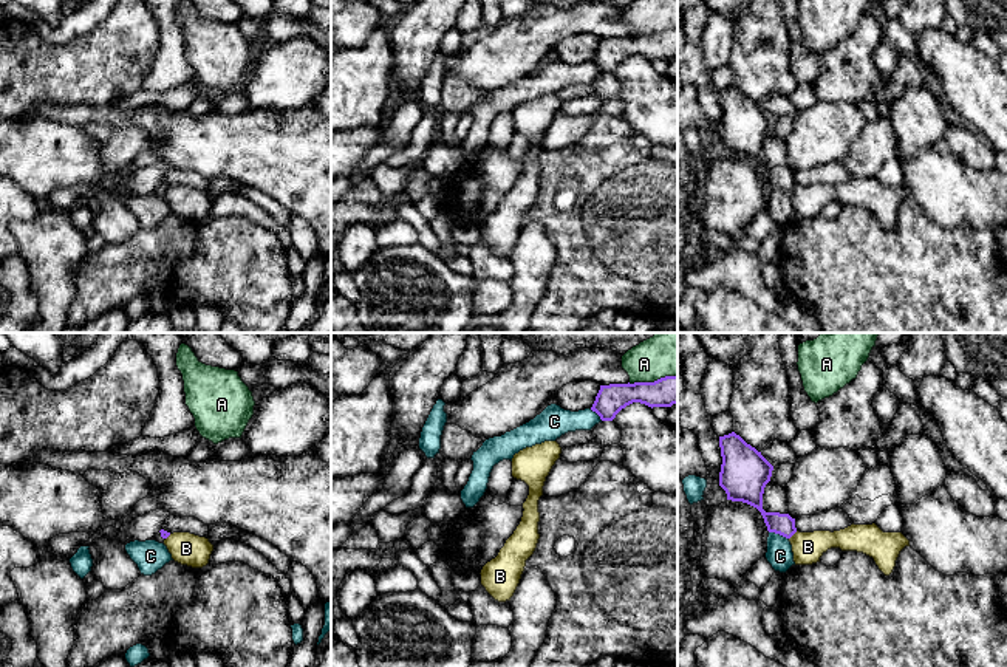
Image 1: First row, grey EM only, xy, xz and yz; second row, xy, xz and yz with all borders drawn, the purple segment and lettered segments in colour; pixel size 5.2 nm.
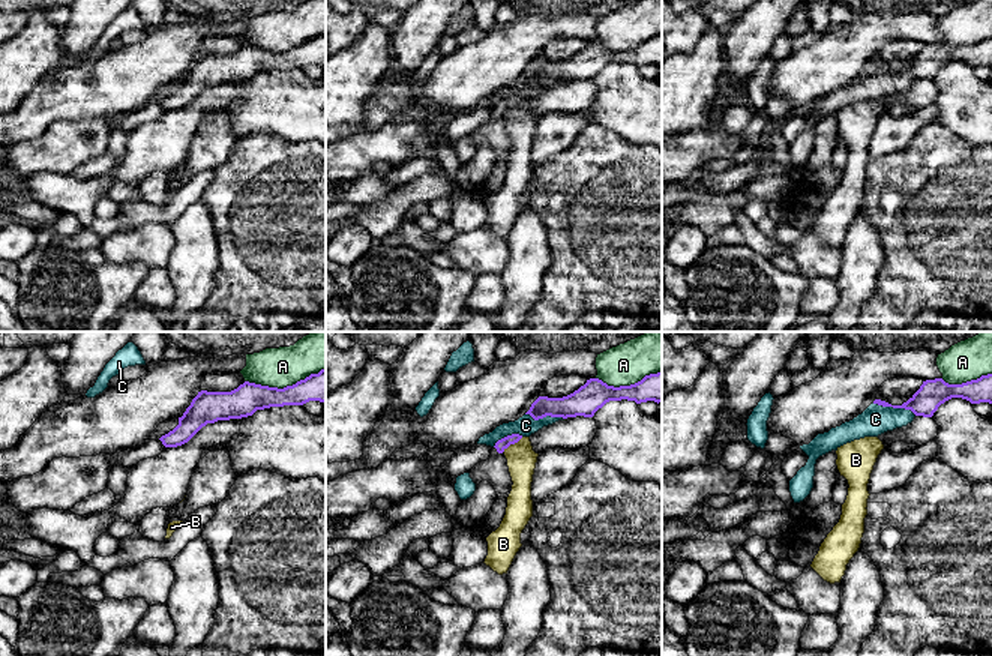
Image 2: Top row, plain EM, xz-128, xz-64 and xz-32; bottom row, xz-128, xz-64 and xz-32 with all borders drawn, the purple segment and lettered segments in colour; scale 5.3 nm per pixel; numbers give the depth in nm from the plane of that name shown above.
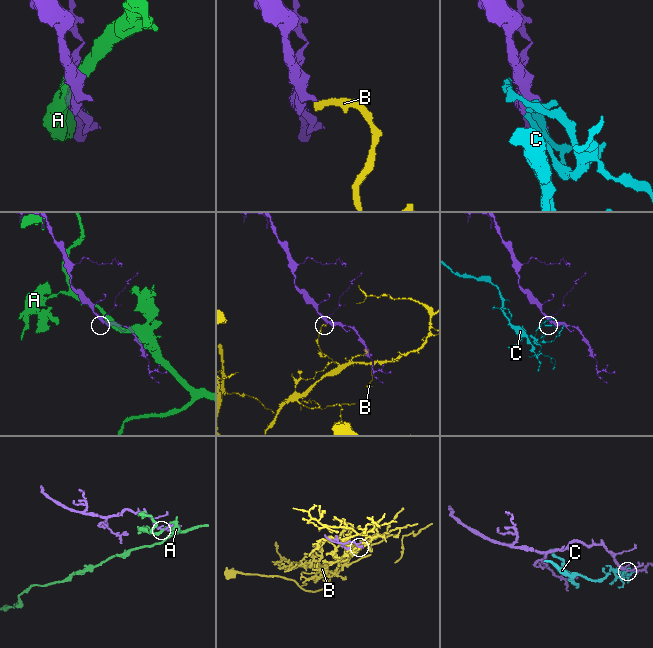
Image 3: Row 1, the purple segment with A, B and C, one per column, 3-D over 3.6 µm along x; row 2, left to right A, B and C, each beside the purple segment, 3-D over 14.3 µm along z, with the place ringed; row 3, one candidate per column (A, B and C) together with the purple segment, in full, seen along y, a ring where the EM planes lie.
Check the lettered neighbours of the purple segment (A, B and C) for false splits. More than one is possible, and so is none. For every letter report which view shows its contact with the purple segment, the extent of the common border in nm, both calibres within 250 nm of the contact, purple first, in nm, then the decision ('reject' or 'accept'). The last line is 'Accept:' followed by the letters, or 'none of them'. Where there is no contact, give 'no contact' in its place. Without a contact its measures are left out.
A: contact in xz; length 260 nm; calibres 150 and 190 nm; reject
B: contact in yz; length 60 nm; calibres 110 and 160 nm; reject
C: contact in yz; length 110 nm; calibres 110 and 140 nm; reject
Accept: none of them

